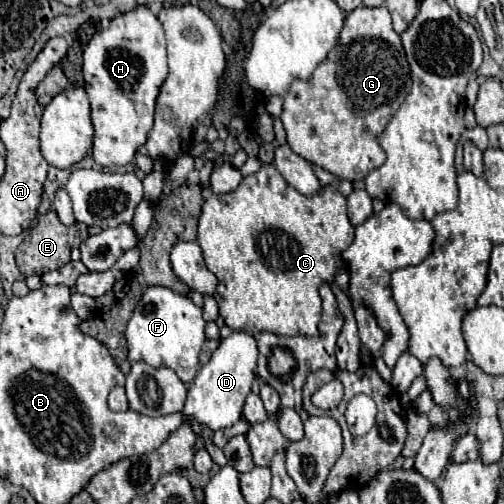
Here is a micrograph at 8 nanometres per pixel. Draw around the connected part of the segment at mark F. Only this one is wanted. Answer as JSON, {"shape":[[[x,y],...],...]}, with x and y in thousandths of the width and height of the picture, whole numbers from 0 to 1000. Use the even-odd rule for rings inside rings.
{"shape":[[[296,569],[252,641],[248,669],[260,720],[288,716],[300,728],[339,728],[363,760],[379,760],[391,744],[395,700],[407,677],[403,617],[375,589],[343,581],[331,569]]]}

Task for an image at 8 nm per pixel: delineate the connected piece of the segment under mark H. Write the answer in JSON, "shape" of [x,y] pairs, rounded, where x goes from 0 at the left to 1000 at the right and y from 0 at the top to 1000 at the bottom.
{"shape":[[[272,14],[268,22],[228,34],[212,58],[185,69],[165,101],[165,153],[188,248],[181,300],[188,323],[228,331],[268,315],[272,296],[292,280],[304,252],[308,196],[331,145],[323,50],[292,14]]]}

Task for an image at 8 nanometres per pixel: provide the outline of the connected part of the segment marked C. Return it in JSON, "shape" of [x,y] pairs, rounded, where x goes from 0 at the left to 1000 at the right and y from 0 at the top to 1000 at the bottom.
{"shape":[[[518,327],[506,347],[482,351],[474,375],[462,383],[423,383],[411,391],[395,431],[391,482],[403,494],[403,514],[415,538],[435,554],[423,589],[435,601],[435,625],[446,633],[446,645],[462,657],[490,657],[494,665],[534,657],[562,669],[629,669],[629,645],[641,617],[633,565],[661,562],[669,534],[685,530],[677,502],[696,486],[704,470],[700,458],[704,454],[692,446],[688,431],[685,391],[669,375],[649,367],[633,387],[605,391],[585,379],[542,327]]]}

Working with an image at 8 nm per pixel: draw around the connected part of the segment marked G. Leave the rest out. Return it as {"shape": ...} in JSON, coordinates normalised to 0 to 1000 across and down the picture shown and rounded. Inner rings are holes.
{"shape":[[[708,14],[685,38],[677,62],[677,85],[653,105],[653,117],[637,125],[613,161],[585,161],[577,181],[562,192],[562,252],[569,260],[573,292],[609,315],[665,347],[669,355],[720,359],[732,339],[764,323],[764,300],[752,288],[752,268],[772,244],[776,228],[792,216],[815,177],[815,141],[804,117],[796,73],[776,54],[776,30],[768,14]]]}

